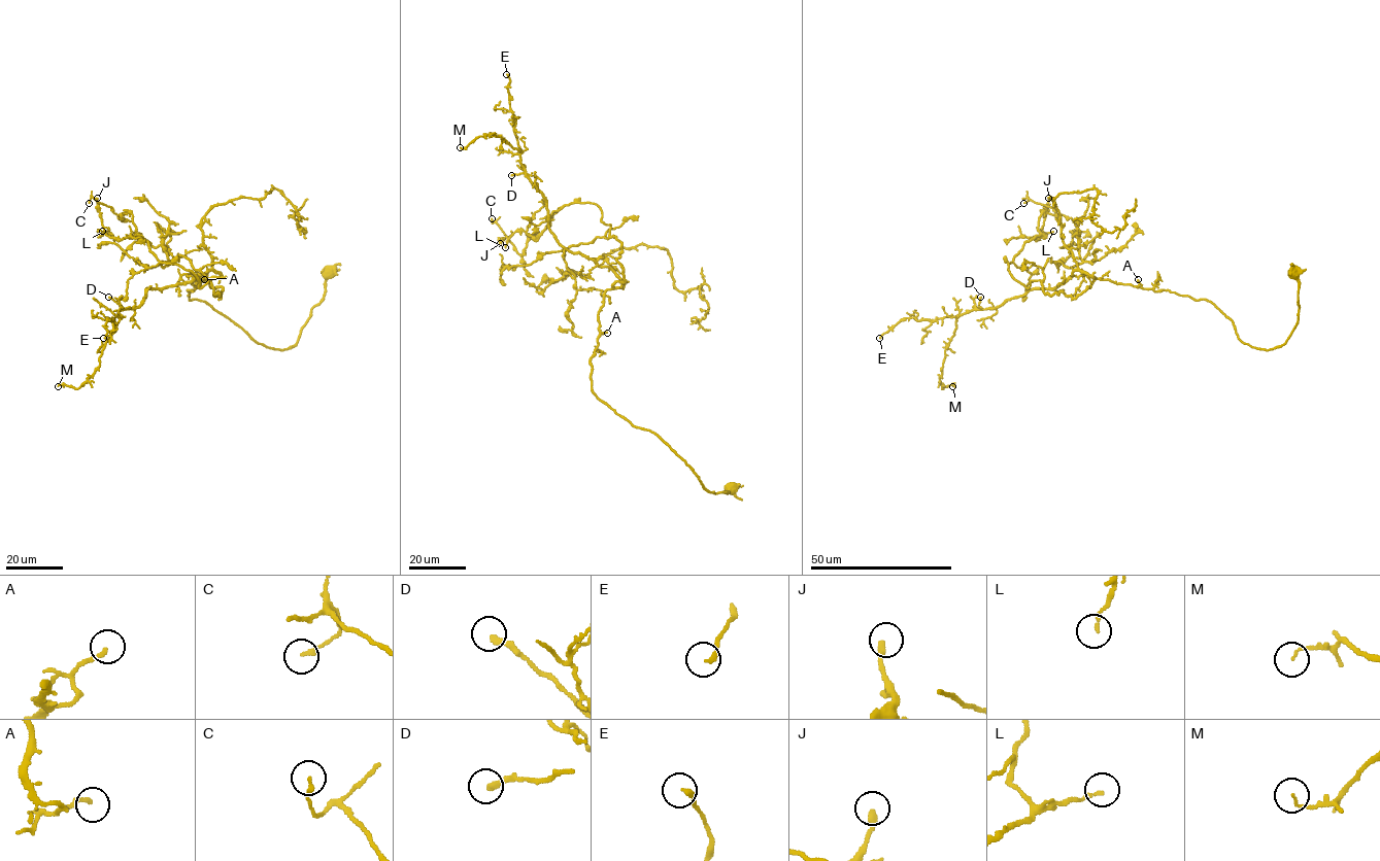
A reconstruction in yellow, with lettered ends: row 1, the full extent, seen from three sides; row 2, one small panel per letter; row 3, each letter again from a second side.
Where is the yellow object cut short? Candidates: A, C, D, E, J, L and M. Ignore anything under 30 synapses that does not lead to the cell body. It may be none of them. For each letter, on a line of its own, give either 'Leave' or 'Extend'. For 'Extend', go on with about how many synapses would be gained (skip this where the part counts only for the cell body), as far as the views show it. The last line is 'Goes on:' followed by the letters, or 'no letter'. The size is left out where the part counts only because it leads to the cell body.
A: Leave
C: Leave
D: Leave
E: Leave
J: Leave
L: Leave
M: Leave
Goes on: no letter

